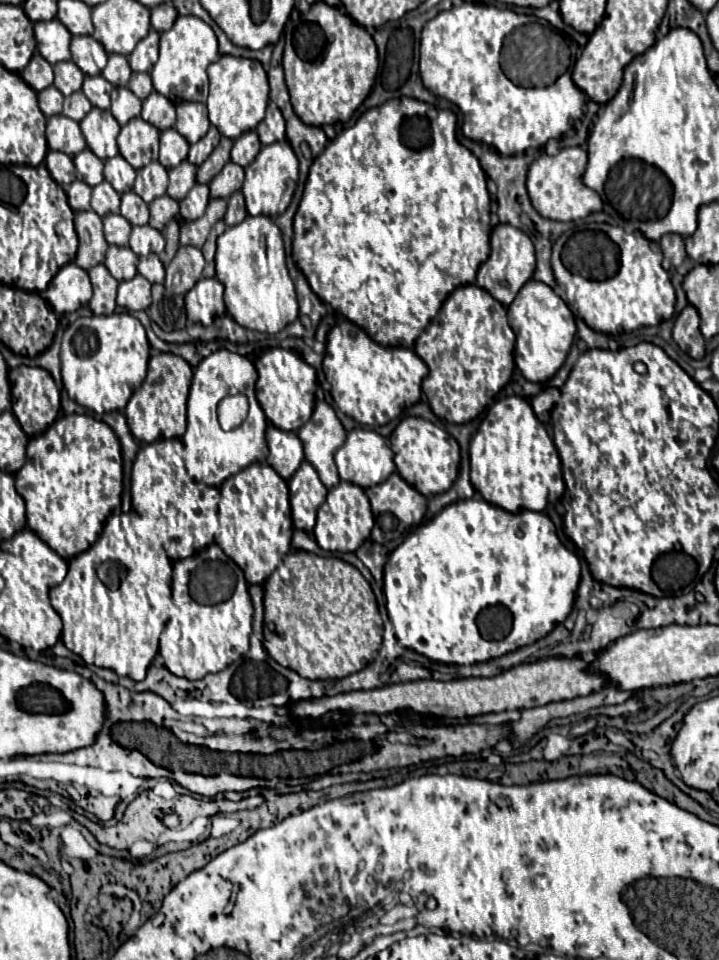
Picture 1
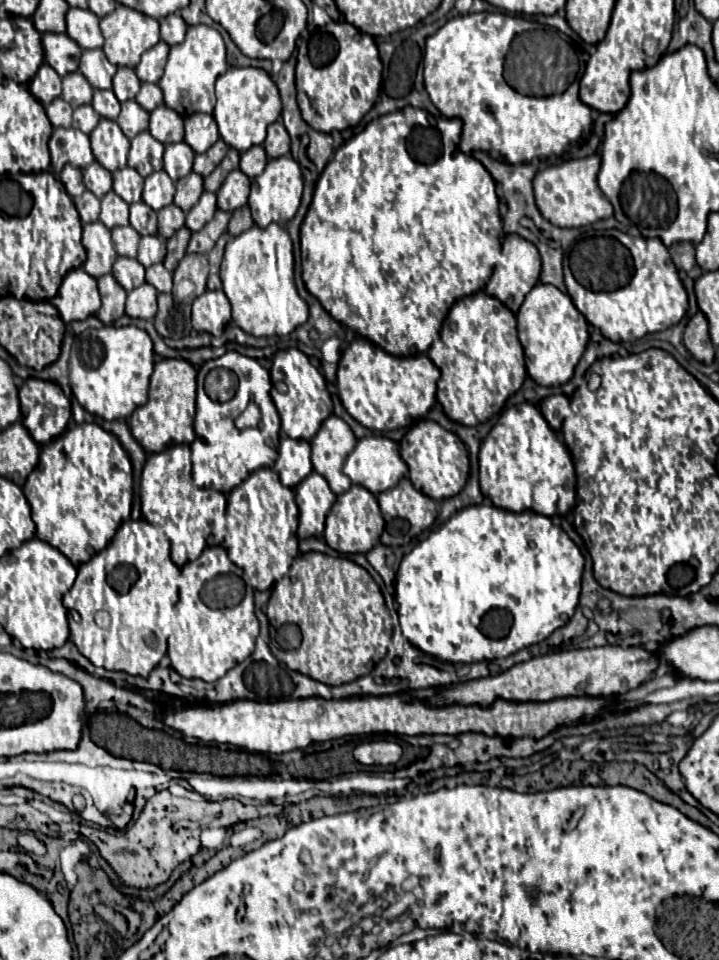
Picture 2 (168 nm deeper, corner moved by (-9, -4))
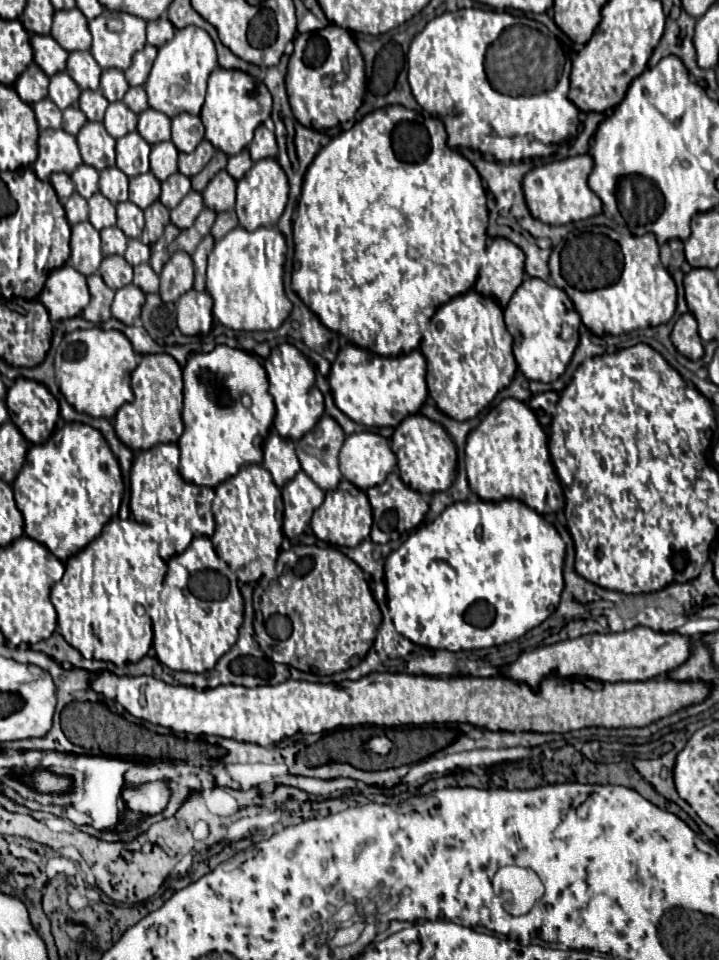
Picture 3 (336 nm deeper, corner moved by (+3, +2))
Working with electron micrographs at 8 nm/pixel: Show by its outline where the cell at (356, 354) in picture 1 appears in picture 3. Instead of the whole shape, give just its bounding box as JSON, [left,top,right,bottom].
[328,344,428,428]

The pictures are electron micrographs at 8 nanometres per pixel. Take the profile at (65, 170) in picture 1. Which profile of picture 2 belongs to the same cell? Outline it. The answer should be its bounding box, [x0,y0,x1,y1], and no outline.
[58,164,86,198]

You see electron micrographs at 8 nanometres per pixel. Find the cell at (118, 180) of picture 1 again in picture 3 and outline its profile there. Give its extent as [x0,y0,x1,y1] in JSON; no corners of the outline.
[100,168,128,204]

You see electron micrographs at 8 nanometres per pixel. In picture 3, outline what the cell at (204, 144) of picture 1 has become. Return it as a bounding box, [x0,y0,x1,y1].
[178,140,216,178]

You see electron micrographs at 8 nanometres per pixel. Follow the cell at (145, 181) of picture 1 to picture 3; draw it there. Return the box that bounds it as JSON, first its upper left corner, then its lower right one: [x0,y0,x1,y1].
[130,172,160,210]

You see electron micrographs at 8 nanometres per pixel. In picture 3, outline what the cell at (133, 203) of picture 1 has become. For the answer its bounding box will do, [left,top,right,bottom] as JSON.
[116,202,144,238]

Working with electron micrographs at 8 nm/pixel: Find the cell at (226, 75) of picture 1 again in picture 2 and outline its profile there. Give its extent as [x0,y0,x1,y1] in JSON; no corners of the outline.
[214,66,282,152]

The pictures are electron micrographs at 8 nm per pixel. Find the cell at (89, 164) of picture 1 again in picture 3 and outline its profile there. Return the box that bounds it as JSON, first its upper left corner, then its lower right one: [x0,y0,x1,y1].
[70,164,98,200]

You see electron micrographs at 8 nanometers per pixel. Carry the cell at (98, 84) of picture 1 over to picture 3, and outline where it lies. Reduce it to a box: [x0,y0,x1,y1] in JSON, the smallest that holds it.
[78,90,108,122]

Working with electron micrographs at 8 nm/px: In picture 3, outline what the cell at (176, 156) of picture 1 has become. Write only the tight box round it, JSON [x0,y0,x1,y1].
[150,142,178,182]

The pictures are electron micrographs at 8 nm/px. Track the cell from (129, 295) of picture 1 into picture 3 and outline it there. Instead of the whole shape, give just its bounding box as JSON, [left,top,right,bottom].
[112,284,144,326]

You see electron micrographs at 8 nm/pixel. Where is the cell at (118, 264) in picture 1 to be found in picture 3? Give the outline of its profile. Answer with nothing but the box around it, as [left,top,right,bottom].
[98,256,132,290]

